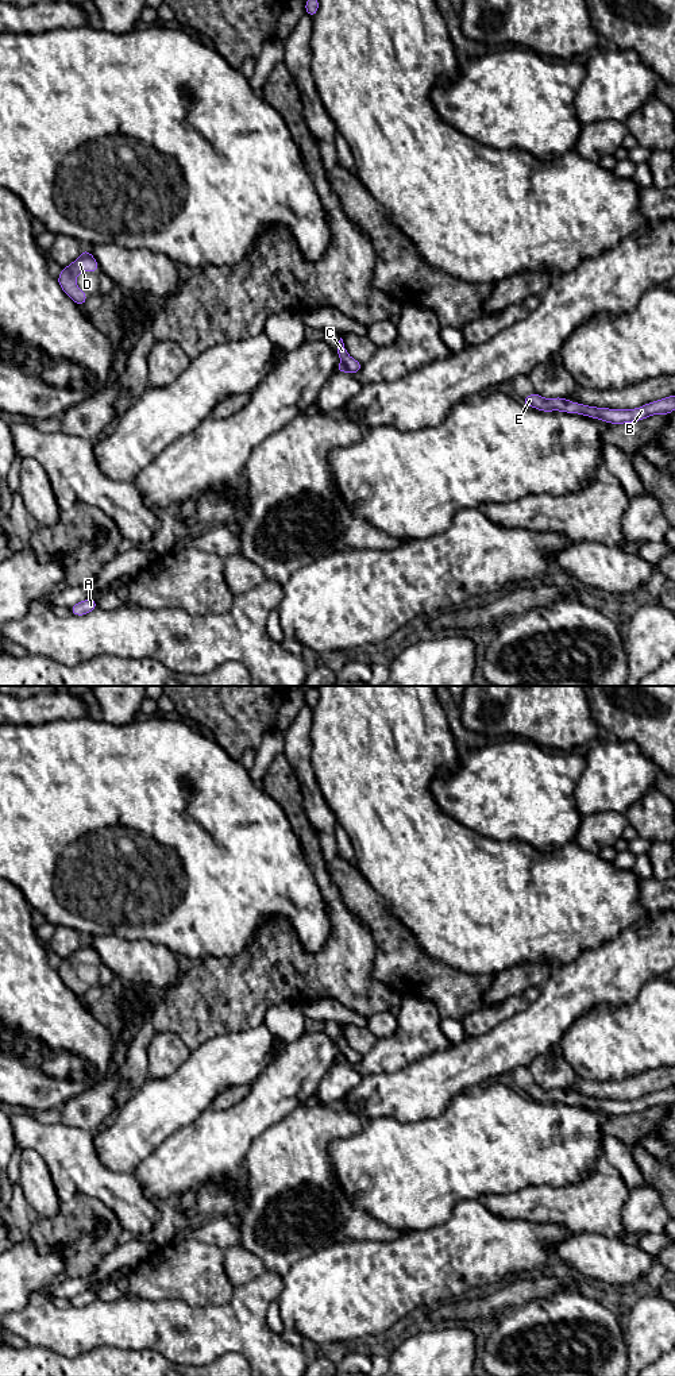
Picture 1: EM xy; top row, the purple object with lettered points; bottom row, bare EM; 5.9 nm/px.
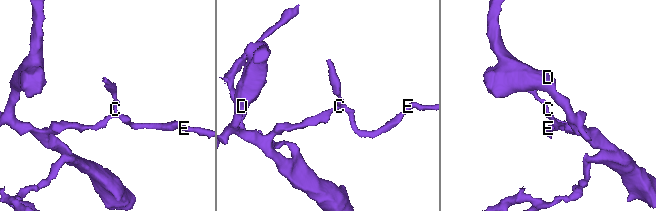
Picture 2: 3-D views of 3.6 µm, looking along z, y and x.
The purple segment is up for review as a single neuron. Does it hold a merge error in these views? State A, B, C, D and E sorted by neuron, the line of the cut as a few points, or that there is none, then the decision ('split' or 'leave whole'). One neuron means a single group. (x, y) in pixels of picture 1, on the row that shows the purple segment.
A D / B C E; cut in xy along (342, 361), (348, 370); split

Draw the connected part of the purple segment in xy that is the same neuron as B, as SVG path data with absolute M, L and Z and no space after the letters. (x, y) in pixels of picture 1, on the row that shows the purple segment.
M537 393L524 397L521 402L541 412L559 411L566 413L578 413L610 424L641 421L652 415L670 415L675 411L675 396L648 402L636 409L597 408L568 401L566 397L544 398Z

